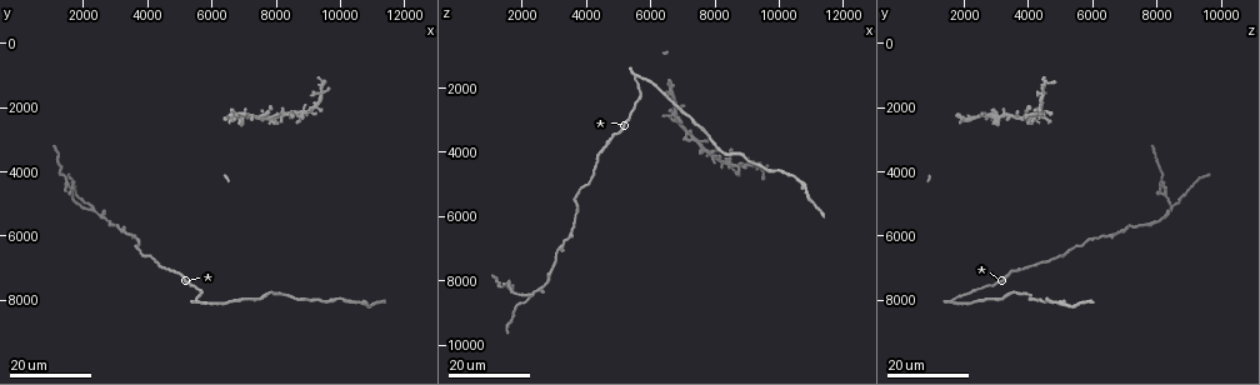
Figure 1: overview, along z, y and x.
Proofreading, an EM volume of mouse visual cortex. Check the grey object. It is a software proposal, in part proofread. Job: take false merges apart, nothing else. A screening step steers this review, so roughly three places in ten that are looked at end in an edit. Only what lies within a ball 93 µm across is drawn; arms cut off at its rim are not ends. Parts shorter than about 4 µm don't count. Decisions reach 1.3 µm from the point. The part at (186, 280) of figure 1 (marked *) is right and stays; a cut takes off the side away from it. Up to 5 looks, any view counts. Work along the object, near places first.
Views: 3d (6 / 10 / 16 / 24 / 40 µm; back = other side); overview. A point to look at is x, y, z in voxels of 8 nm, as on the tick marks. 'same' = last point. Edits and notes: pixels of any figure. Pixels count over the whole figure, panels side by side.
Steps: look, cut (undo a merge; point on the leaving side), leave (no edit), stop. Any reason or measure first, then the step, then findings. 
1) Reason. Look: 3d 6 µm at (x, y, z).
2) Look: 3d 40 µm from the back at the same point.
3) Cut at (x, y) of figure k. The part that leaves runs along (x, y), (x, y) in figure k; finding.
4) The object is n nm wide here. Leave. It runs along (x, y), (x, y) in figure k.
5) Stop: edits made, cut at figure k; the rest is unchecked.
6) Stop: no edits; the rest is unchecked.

Thick turns thin. Look: 3d 16 µm at (1700, 4800, 8300).

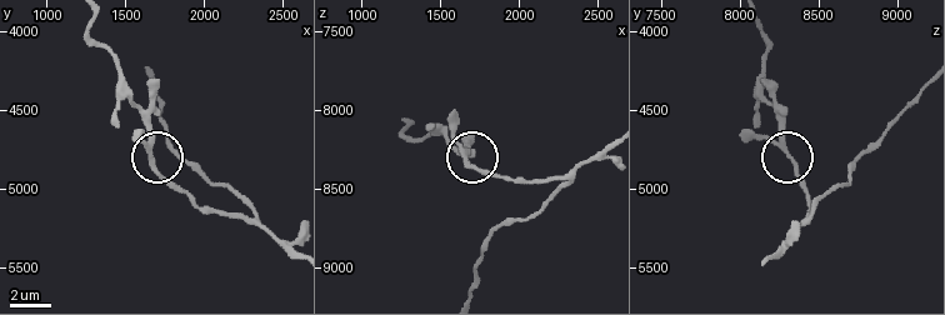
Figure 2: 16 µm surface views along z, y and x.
Look: 3d 10 µm at (1660, 4720, 8300).

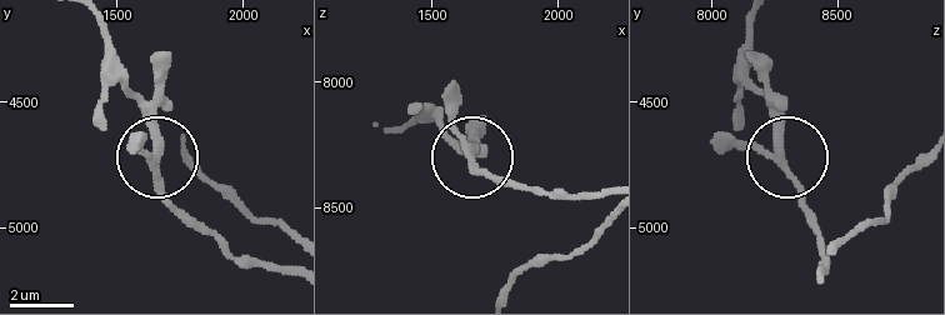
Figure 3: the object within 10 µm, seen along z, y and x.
Leave. It runs along (290, 274), (233, 260), (163, 188), (153, 54) in figure 3; one neuron here.

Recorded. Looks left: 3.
Thin arm on a thick one. Look: 3d 24 µm at (3200, 5700, 7100).

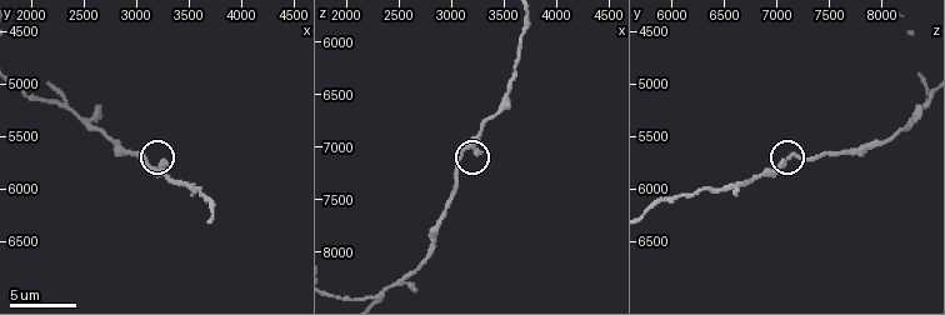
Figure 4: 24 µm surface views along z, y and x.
Look: 3d 6 µm at (3120, 5780, 7020).

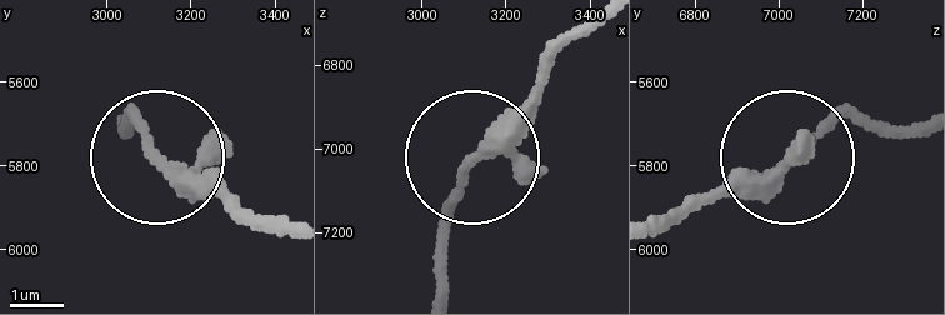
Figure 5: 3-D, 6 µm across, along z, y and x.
The object is 230 nm wide here. Leave. All the same neuron.

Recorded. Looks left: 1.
Stop: no edits; the rest is unchecked.

